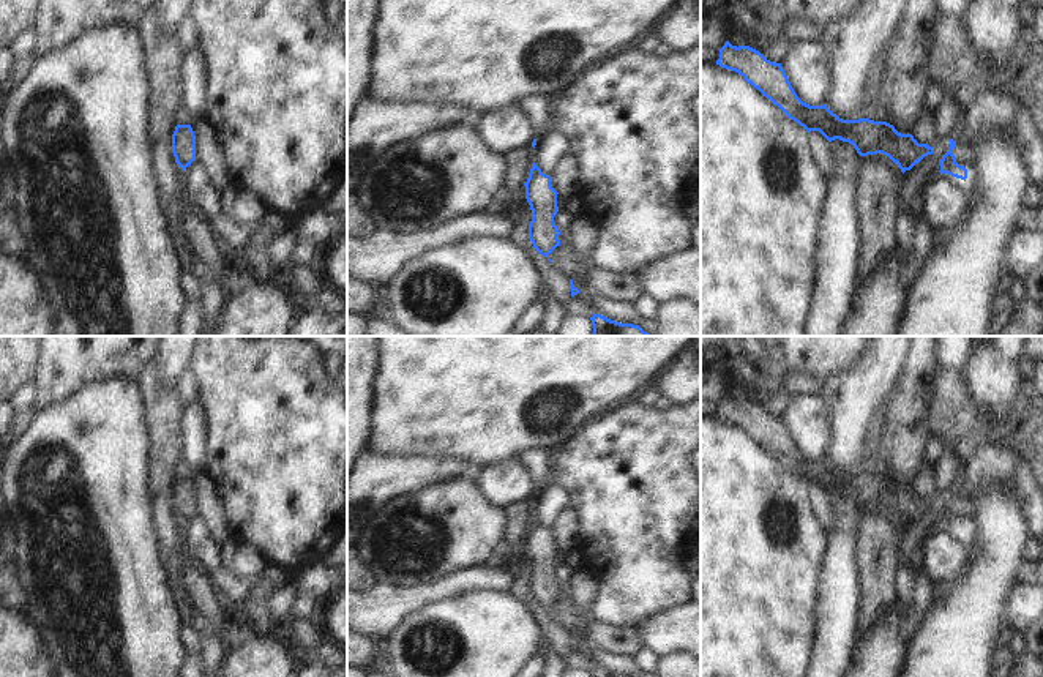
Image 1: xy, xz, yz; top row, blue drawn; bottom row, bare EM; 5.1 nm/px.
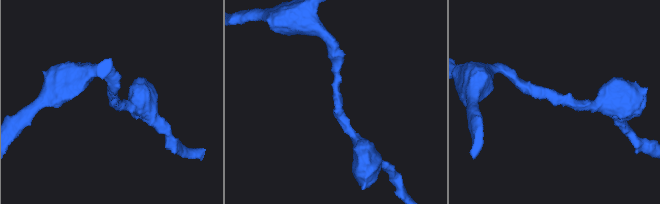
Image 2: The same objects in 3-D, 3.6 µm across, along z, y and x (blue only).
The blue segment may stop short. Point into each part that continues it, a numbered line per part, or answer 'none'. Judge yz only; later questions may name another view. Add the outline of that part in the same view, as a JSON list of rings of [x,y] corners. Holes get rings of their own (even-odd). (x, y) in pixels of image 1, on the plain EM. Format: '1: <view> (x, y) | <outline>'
none

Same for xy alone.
none

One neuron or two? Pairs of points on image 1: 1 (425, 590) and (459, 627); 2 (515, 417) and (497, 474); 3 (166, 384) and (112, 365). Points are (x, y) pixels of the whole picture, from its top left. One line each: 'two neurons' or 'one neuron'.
1: two neurons
2: two neurons
3: two neurons

